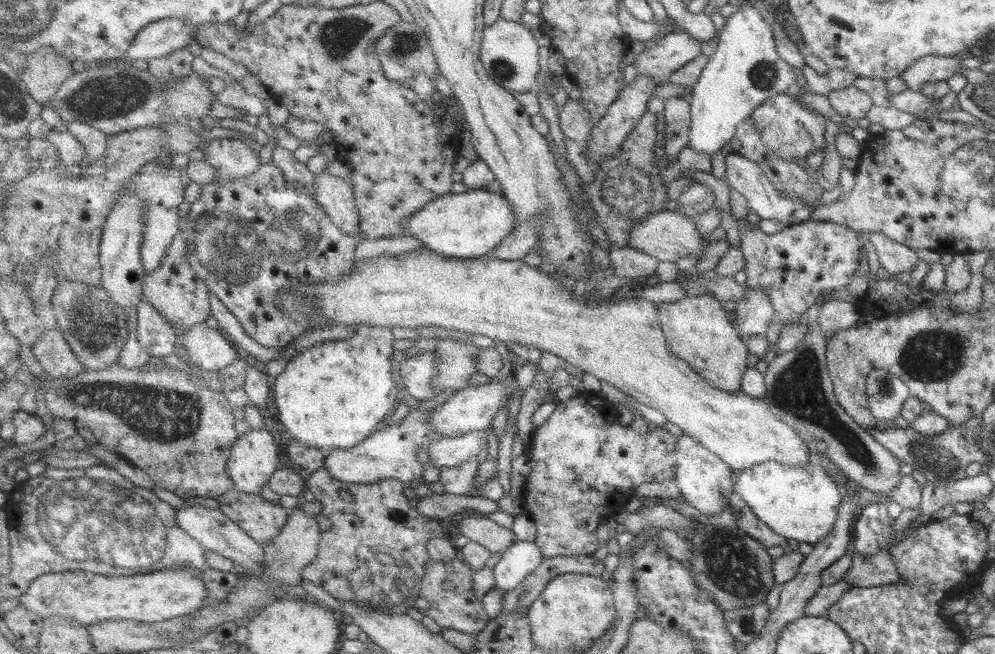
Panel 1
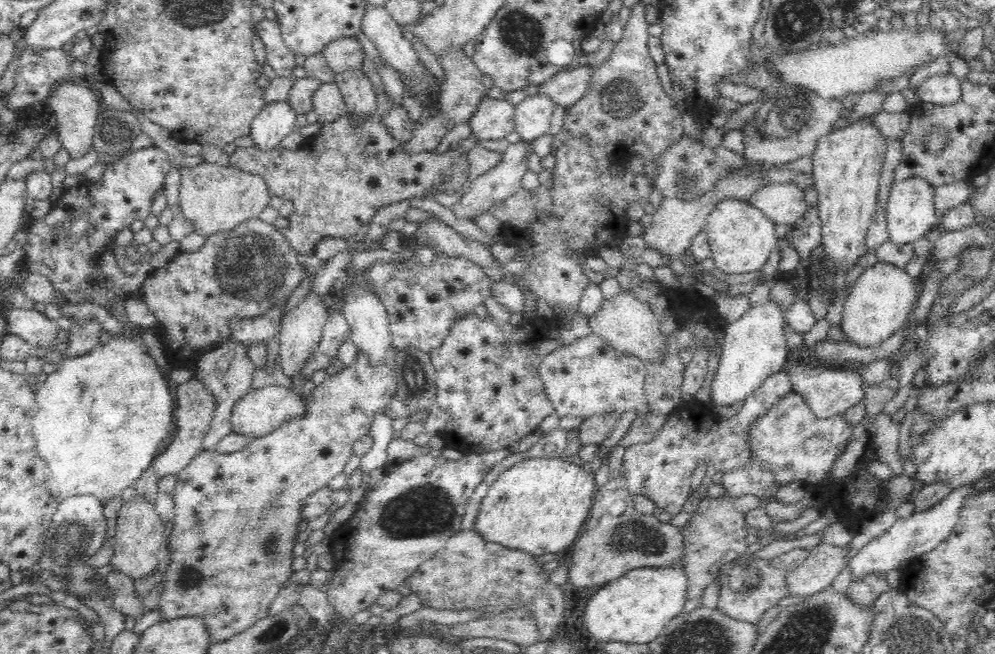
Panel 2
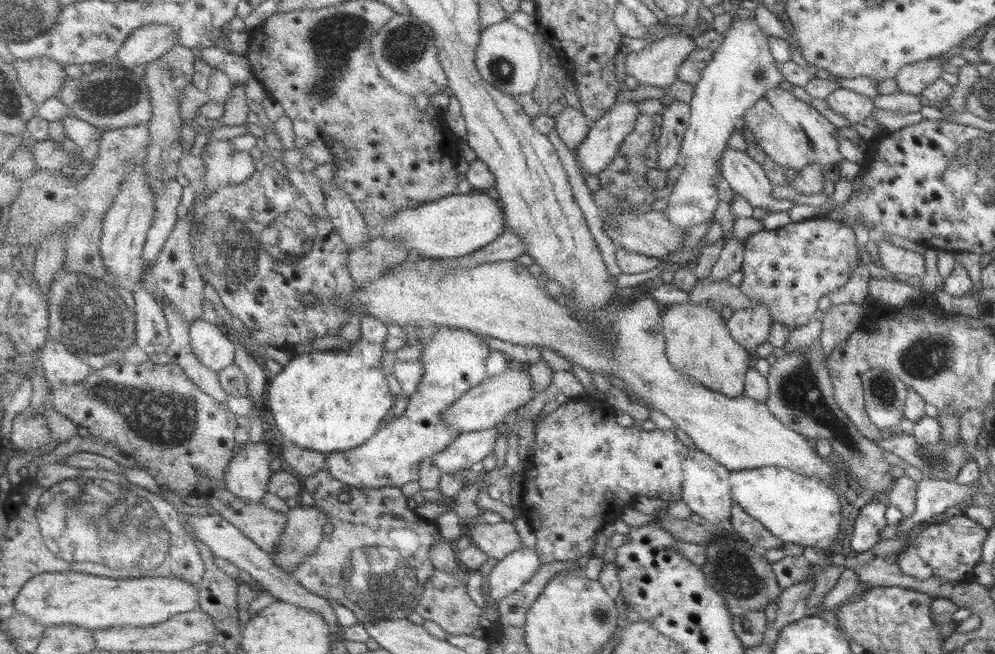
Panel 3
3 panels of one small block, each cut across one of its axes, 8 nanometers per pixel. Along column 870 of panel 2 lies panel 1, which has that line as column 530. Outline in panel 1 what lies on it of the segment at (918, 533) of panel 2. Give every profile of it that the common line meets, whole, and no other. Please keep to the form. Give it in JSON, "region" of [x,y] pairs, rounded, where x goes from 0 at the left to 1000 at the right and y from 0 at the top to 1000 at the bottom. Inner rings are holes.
{"region":[[[521,824],[521,832],[509,841],[496,869],[497,902],[507,913],[507,908],[519,902],[526,893],[547,859],[548,850],[538,827]]]}

